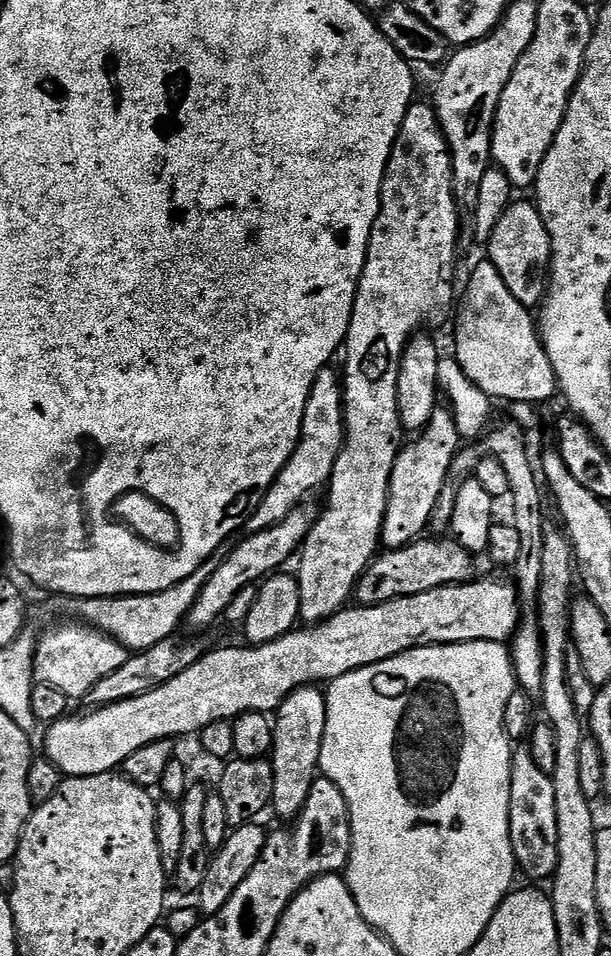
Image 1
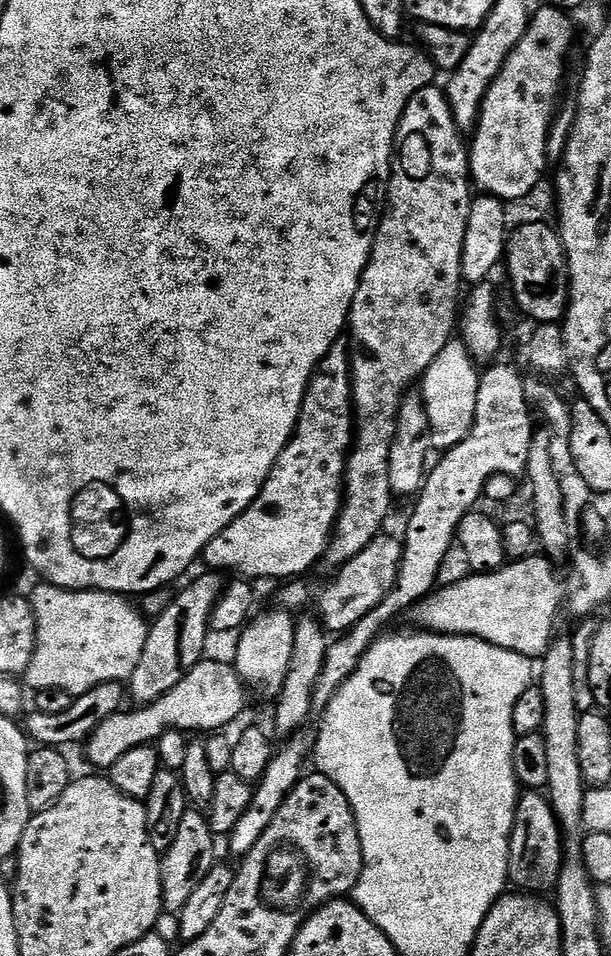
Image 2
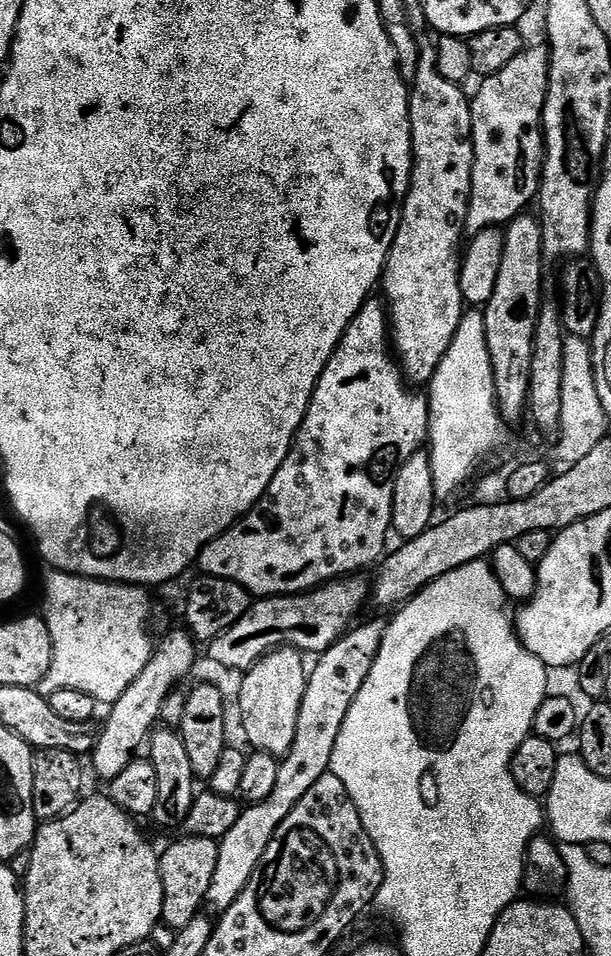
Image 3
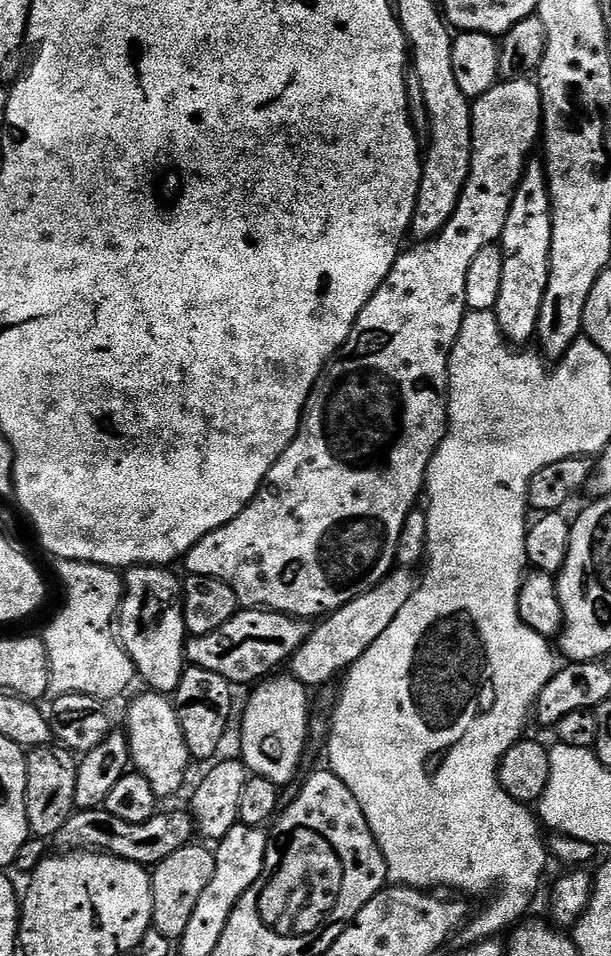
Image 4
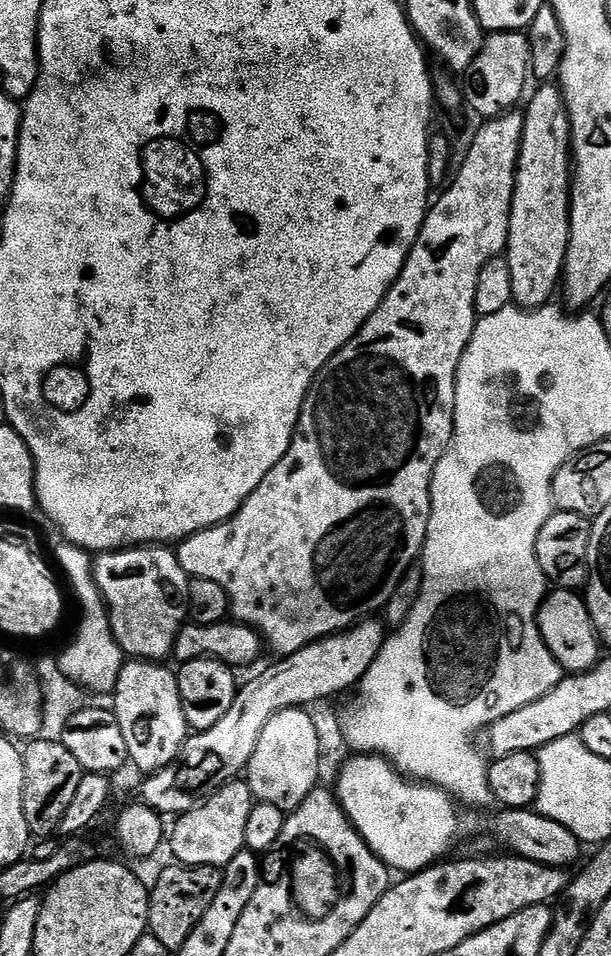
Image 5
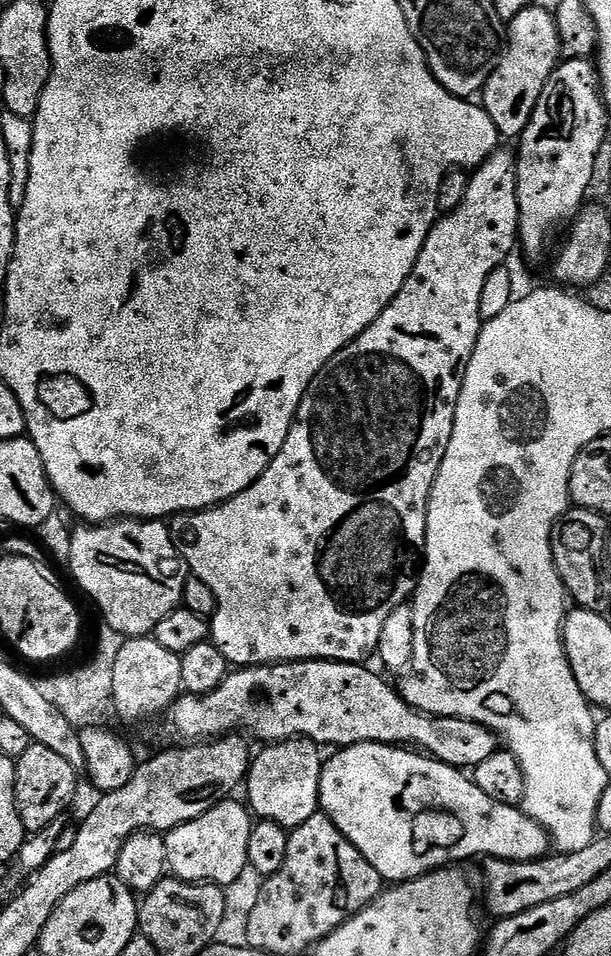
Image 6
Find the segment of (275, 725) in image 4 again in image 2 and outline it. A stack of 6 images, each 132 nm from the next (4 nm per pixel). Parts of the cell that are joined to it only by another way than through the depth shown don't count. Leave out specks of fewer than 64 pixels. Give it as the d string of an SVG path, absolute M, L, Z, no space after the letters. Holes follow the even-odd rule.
M288 610L275 611L268 612L265 616L257 615L239 633L240 641L236 644L236 660L234 659L236 673L239 674L245 685L255 695L257 692L270 702L279 697L286 682L286 676L290 670L290 660L294 658L294 634L296 633L296 620L293 613Z

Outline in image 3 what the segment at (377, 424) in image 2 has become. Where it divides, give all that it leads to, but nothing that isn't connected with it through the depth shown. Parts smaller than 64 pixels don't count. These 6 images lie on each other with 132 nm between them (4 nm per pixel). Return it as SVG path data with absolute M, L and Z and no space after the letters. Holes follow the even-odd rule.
M426 38L421 39L418 74L411 85L408 98L408 117L412 131L412 177L400 215L398 234L390 246L382 277L383 299L386 301L390 321L390 343L405 377L416 386L424 386L431 381L446 350L450 350L450 342L454 342L458 322L462 322L466 311L460 285L460 262L468 227L468 203L472 193L472 106L469 97L464 97L465 89L461 85L442 78L436 65L437 59L437 45L433 41L431 44Z

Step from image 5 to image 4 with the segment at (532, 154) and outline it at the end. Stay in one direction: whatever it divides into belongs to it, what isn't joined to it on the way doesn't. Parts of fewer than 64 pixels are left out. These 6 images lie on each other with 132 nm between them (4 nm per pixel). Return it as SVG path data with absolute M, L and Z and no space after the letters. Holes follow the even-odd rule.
M529 159L524 168L504 233L498 244L504 254L502 290L498 290L496 321L509 344L524 346L536 335L538 314L542 310L542 294L550 274L550 234L552 233L552 199L548 193L548 170L539 159Z

